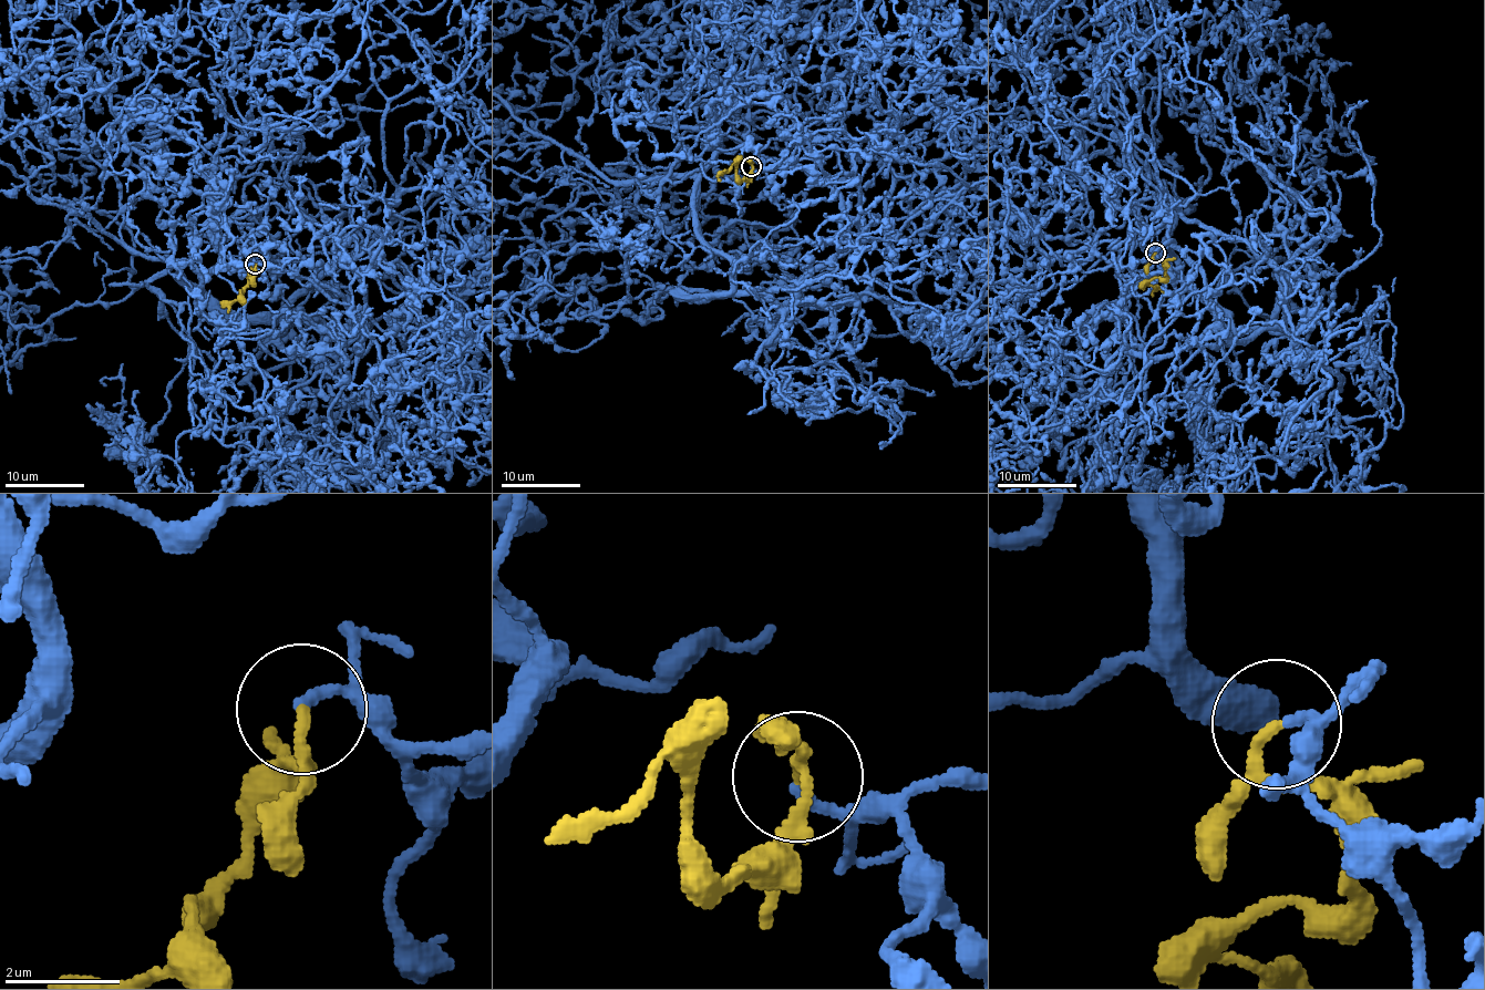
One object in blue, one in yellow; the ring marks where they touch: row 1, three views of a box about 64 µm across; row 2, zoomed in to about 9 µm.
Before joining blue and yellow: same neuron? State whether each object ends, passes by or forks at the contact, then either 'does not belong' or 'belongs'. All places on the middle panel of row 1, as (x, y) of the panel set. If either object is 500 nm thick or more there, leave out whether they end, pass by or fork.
blue ends there; yellow passes by; belongs

